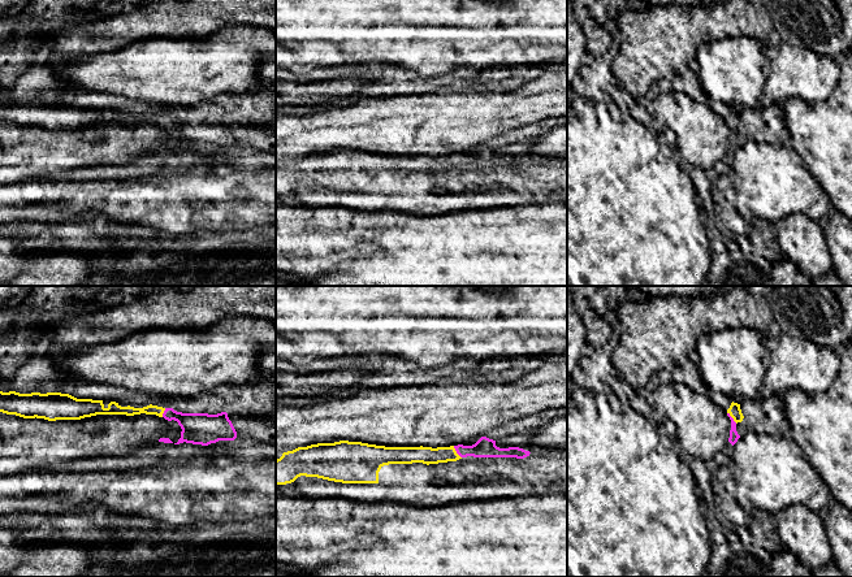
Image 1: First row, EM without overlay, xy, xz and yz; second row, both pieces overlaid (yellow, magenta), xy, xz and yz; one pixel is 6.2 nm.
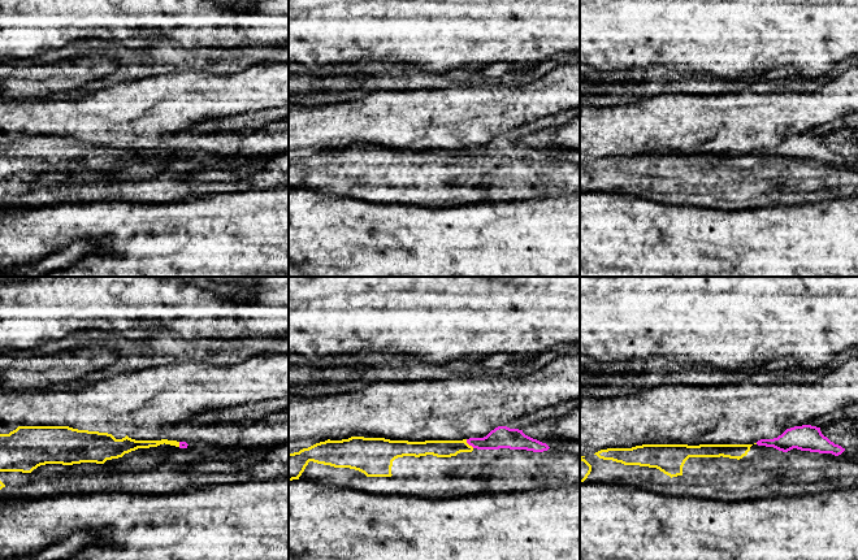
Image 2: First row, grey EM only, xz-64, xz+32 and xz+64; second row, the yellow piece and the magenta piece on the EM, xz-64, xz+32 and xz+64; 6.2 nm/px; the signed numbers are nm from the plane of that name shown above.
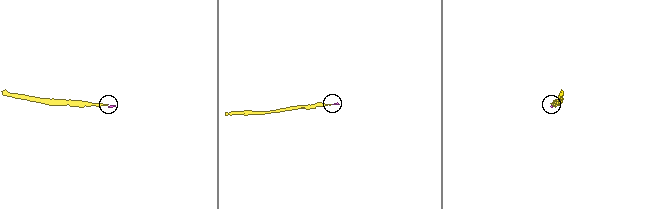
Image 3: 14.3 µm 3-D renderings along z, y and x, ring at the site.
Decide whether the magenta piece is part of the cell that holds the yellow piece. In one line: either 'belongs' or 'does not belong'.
belongs

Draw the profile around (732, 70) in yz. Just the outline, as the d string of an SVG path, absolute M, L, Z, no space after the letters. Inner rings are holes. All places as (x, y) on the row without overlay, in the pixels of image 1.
M745 35L701 44L695 55L697 78L709 99L731 109L754 109L761 101L770 69L762 48L764 43Z

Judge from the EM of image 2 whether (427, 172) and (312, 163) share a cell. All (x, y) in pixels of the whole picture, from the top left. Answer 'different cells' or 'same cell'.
same cell

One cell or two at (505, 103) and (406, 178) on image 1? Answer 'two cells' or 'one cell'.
two cells

